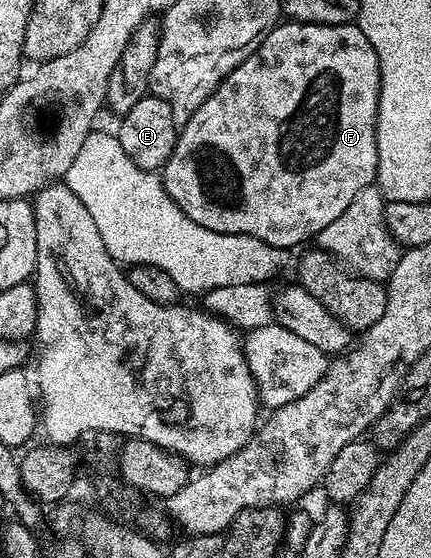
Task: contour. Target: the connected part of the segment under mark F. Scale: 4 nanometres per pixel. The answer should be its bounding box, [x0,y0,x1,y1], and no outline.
[161,21,379,251]

